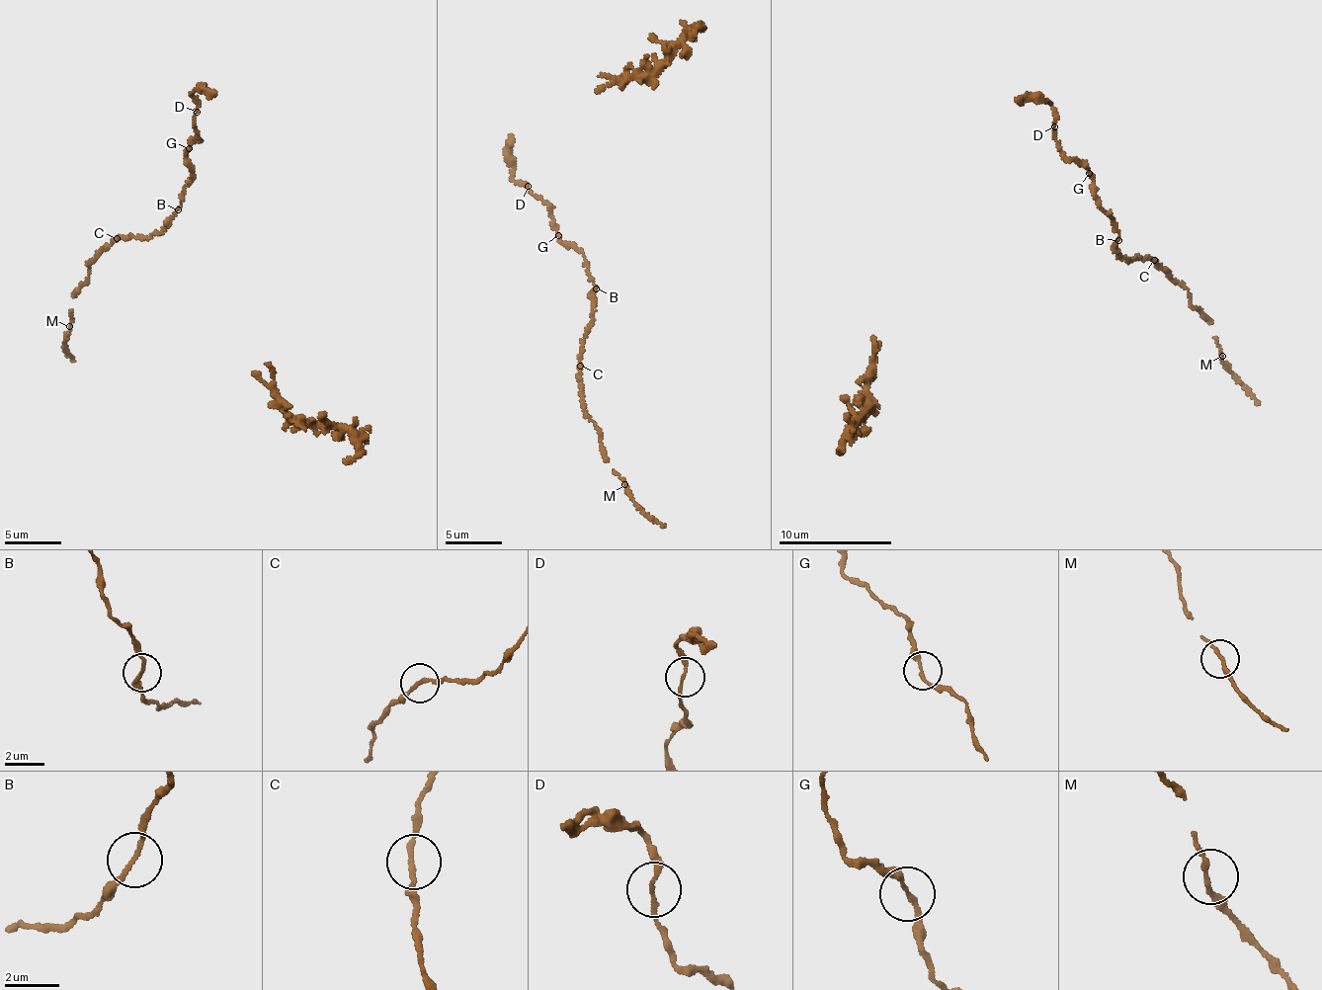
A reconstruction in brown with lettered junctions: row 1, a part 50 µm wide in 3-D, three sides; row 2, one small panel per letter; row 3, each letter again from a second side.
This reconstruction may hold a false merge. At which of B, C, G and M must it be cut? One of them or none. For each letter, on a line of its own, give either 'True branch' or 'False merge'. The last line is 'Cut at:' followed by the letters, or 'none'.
B: True branch
C: True branch
G: True branch
M: True branch
Cut at: none

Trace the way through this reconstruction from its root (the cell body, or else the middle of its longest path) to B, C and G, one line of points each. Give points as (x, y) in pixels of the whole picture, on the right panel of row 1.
B: (1113, 253), (1118, 240)
C: (1113, 253), (1131, 260), (1136, 257), (1154, 260)
G: (1113, 253), (1119, 231), (1115, 218), (1099, 206), (1094, 178), (1089, 174)

